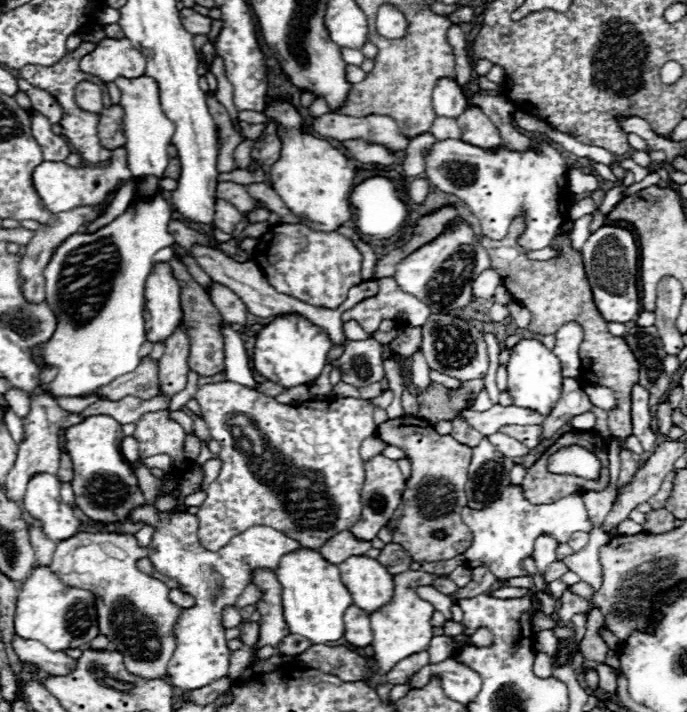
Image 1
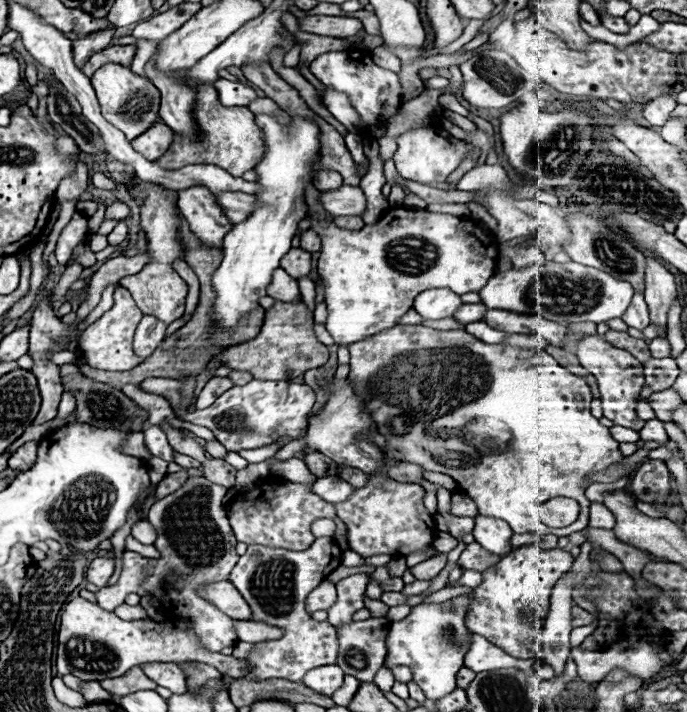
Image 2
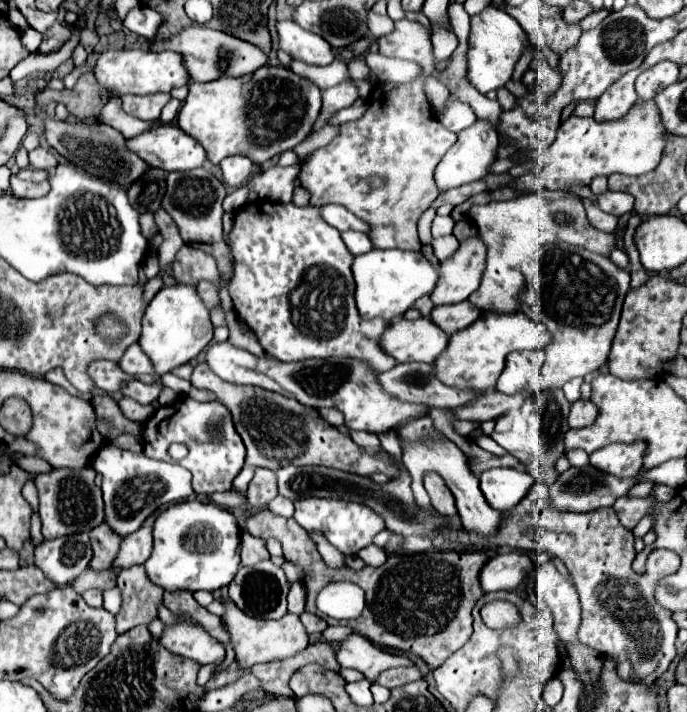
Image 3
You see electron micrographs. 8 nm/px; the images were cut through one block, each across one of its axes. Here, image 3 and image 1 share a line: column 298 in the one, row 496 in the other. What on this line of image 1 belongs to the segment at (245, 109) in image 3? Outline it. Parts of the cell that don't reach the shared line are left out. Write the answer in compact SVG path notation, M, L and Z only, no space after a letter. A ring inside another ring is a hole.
M108 414L86 416L82 422L64 430L62 444L68 456L72 458L74 468L72 490L76 494L76 504L92 520L126 522L130 510L146 502L138 488L134 470L118 452L122 438L124 438L122 424Z

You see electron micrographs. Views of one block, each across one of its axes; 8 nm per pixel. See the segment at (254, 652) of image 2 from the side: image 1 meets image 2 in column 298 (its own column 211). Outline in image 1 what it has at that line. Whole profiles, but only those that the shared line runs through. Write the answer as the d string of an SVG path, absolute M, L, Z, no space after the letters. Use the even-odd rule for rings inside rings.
M150 502L142 504L128 518L130 522L142 522L154 528L154 536L148 546L148 558L160 574L178 580L180 590L188 592L194 600L194 608L184 608L176 622L176 650L168 662L168 682L182 690L196 690L226 676L230 648L222 626L222 608L234 606L236 598L250 584L250 572L256 568L276 570L280 558L286 552L300 548L296 540L276 532L274 528L248 528L240 536L234 536L224 548L212 552L198 540L198 518L188 512L158 512Z

